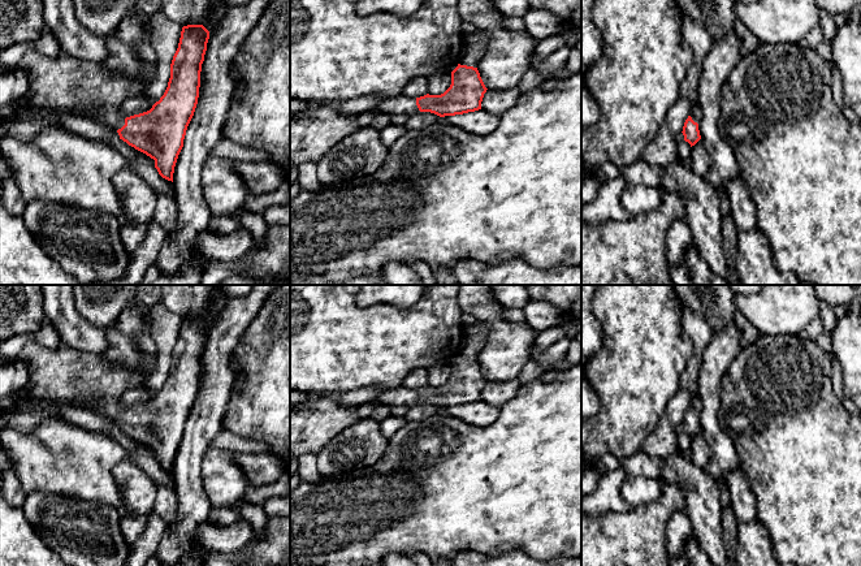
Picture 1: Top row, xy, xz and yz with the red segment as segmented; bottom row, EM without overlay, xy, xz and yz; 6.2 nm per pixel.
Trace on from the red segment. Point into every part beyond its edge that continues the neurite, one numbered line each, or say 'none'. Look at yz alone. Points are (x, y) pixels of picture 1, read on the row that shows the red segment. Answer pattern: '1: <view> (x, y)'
1: yz (700, 40)

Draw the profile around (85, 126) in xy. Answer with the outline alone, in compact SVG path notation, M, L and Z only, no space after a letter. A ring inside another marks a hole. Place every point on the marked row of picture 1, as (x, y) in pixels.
M64 116L61 118L62 128L87 139L103 141L116 138L120 139L120 135L116 130L100 125L96 121L85 117L85 116Z

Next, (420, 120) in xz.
M417 112L408 117L408 121L406 122L407 130L421 130L437 121L441 121L441 117L430 113L430 112Z

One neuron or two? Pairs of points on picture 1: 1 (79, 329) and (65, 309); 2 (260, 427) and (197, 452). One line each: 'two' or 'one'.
1: one
2: two

